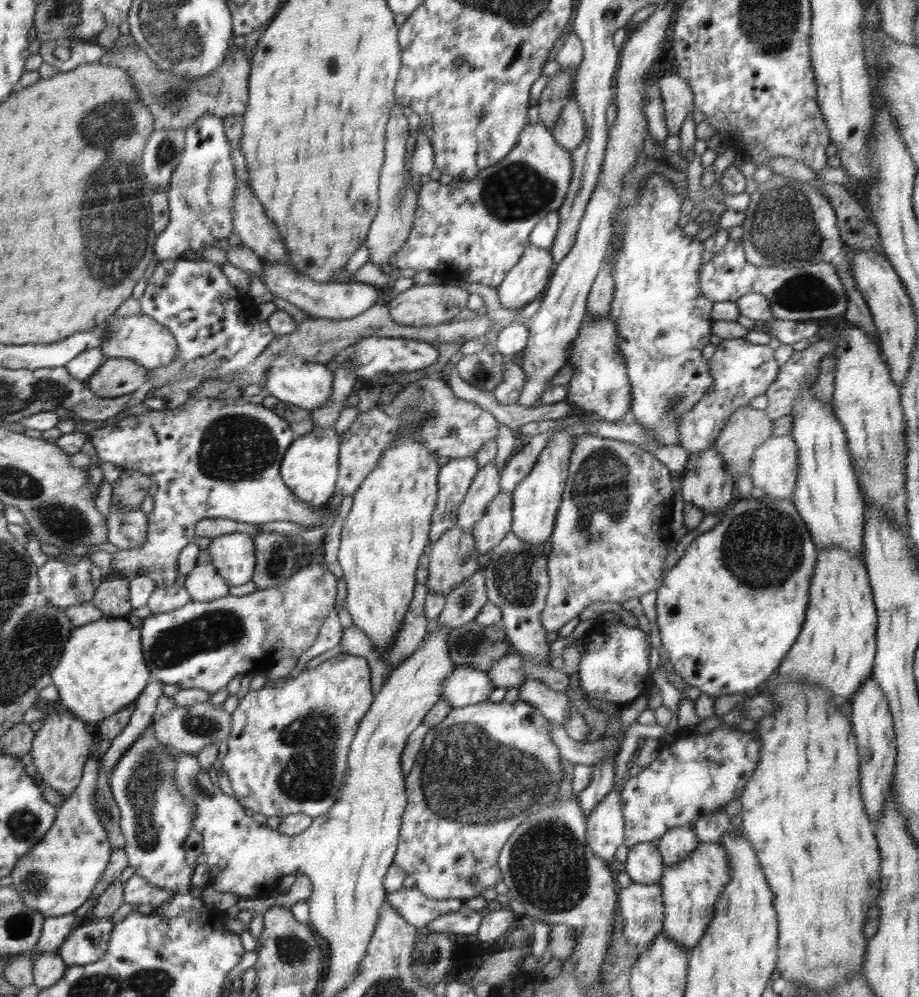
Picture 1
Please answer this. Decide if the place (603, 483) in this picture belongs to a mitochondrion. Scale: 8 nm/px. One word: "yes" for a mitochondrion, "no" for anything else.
yes

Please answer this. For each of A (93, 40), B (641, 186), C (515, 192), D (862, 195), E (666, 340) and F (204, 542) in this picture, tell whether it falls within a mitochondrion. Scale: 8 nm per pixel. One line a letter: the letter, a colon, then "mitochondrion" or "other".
A: other
B: other
C: mitochondrion
D: other
E: other
F: other

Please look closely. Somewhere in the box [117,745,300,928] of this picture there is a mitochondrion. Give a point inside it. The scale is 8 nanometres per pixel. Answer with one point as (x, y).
(194, 783)

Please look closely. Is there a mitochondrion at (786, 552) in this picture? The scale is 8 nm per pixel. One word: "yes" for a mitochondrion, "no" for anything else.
yes

